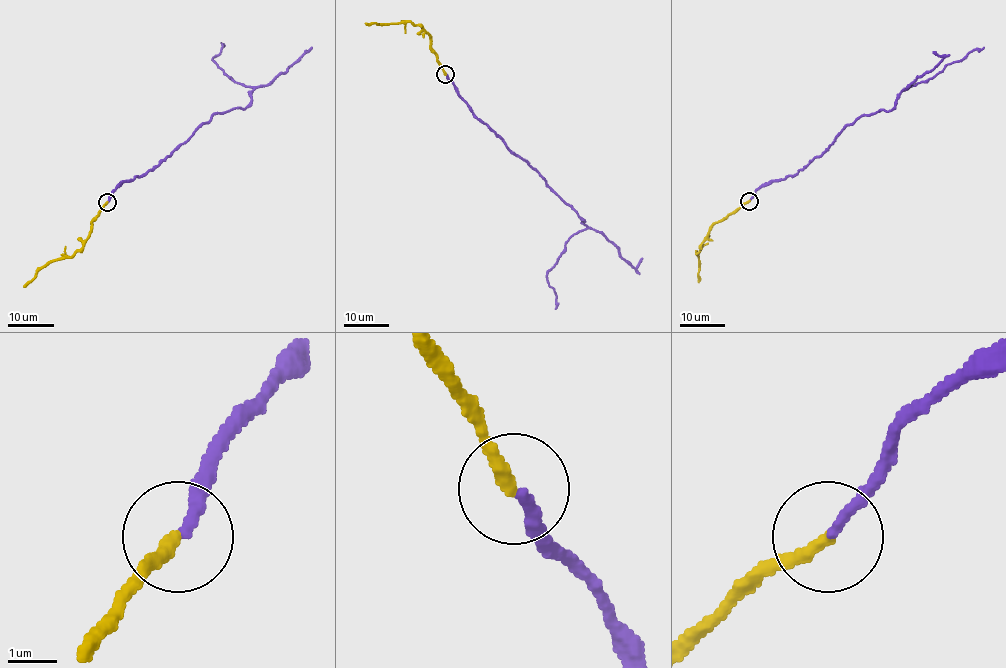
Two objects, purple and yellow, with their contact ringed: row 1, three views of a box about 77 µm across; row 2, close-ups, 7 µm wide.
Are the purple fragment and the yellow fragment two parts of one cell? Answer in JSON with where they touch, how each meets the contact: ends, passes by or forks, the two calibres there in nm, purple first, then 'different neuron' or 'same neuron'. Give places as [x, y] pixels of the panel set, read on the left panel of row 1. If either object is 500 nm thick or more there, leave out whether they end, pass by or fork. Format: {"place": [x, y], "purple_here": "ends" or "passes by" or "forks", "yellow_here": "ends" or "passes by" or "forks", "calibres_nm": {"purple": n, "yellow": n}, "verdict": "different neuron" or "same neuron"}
{"place": [107, 202], "purple_here": "ends", "yellow_here": "ends", "calibres_nm": {"purple": 200, "yellow": 280}, "verdict": "same neuron"}

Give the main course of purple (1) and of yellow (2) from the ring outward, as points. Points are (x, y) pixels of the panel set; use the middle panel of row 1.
1: (446, 74), (469, 110), (584, 221), (586, 227), (570, 238), (547, 273), (547, 283), (556, 296), (555, 308)
2: (446, 74), (431, 49), (431, 38), (419, 25), (410, 21), (365, 24)

